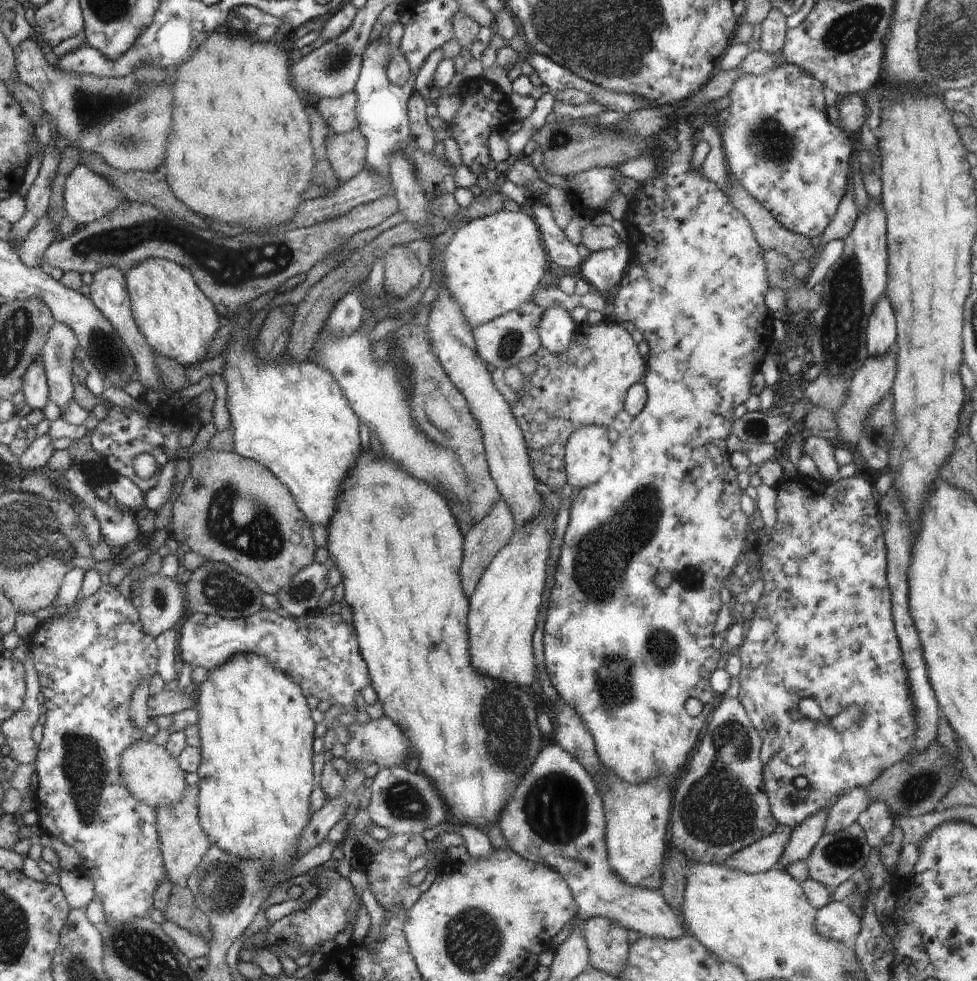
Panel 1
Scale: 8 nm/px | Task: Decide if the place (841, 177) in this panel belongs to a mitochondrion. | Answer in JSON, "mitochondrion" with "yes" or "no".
{"mitochondrion":"no"}

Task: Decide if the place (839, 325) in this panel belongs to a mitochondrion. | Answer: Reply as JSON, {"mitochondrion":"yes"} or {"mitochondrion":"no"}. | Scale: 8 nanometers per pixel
{"mitochondrion":"yes"}

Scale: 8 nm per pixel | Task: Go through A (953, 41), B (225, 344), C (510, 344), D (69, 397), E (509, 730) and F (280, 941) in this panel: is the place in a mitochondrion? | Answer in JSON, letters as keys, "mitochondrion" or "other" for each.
{"A":"mitochondrion","B":"other","C":"mitochondrion","D":"other","E":"mitochondrion","F":"other"}

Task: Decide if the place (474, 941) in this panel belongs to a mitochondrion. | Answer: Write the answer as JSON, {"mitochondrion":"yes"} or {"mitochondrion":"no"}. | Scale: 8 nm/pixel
{"mitochondrion":"yes"}

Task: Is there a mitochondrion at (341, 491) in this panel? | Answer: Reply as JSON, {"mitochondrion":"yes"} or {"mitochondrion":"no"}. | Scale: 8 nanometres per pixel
{"mitochondrion":"no"}

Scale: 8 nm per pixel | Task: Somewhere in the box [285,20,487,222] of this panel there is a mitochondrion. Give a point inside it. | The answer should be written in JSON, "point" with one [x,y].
{"point":[341,60]}

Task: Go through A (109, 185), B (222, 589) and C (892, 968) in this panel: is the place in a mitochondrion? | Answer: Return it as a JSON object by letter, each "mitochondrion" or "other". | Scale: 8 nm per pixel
{"A":"other","B":"mitochondrion","C":"other"}

